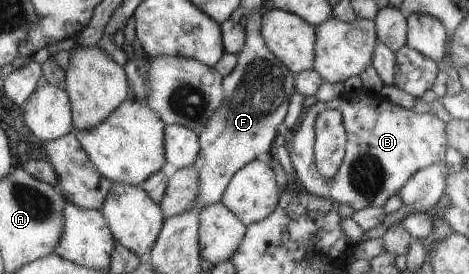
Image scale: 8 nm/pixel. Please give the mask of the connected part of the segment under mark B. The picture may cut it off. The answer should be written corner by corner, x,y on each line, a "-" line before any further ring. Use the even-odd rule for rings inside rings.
359,91
357,95
315,103
301,121
293,141
287,143
296,176
306,192
325,197
333,203
349,205
356,211
373,205
382,207
418,170
444,163
447,147
447,125
432,113
415,114
371,91
366,96
-
329,109
341,111
348,134
342,167
331,179
321,175
314,159
316,122

